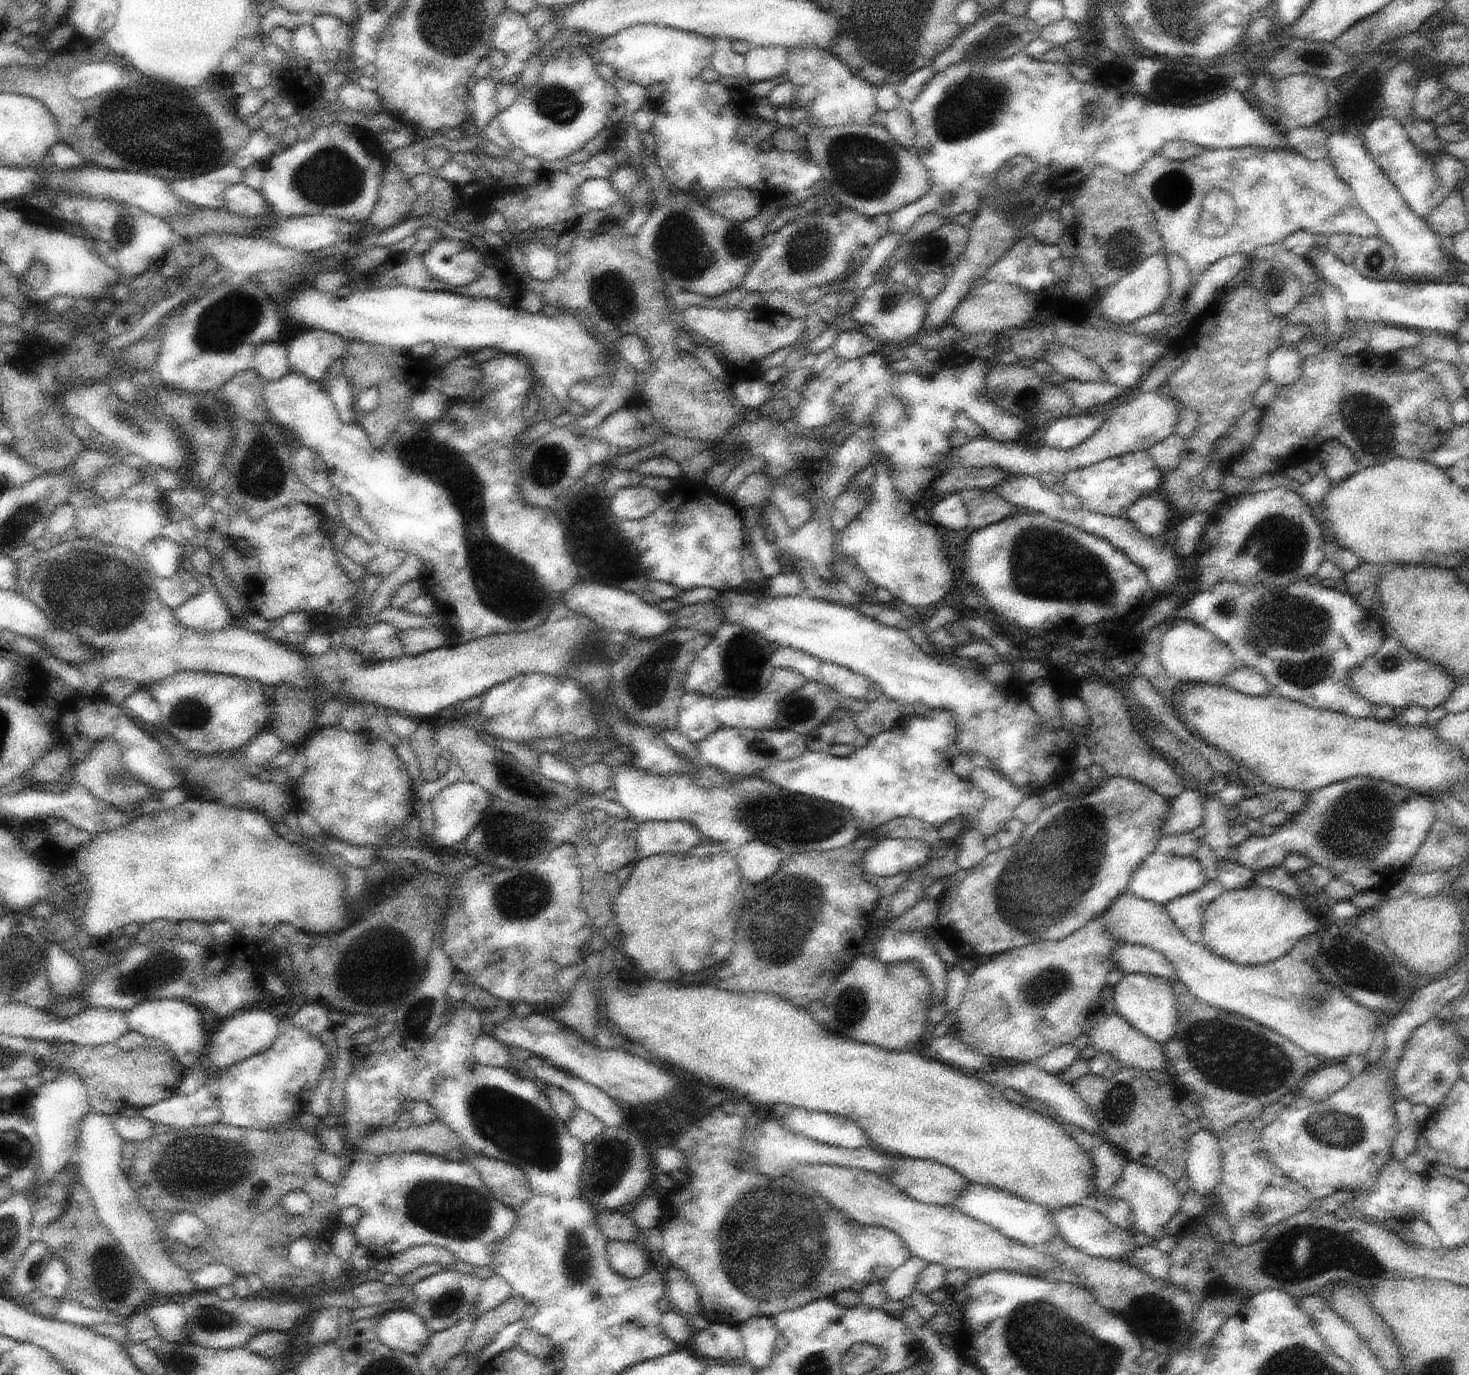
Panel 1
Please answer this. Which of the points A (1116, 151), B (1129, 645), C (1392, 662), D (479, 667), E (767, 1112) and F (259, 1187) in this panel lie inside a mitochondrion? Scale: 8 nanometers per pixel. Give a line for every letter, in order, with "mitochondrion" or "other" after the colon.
A: other
B: other
C: mitochondrion
D: other
E: other
F: other

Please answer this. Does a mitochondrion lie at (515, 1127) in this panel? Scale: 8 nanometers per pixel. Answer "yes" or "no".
yes

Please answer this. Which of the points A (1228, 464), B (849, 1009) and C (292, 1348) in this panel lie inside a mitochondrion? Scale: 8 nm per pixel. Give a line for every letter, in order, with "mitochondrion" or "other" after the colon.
A: other
B: mitochondrion
C: other

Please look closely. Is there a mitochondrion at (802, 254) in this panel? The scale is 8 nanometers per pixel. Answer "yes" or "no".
yes

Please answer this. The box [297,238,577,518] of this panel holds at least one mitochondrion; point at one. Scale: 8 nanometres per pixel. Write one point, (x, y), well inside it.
(547, 468)

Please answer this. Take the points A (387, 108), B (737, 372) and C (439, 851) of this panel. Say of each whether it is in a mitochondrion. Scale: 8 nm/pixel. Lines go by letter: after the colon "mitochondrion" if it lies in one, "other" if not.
A: other
B: other
C: other

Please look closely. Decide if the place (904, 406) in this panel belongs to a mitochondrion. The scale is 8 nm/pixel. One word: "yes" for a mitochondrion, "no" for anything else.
yes

